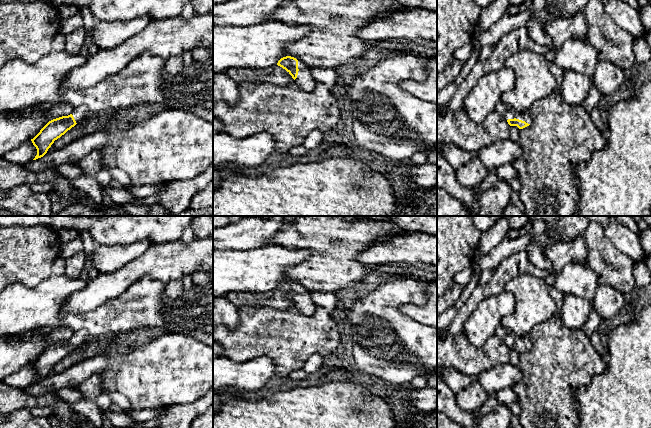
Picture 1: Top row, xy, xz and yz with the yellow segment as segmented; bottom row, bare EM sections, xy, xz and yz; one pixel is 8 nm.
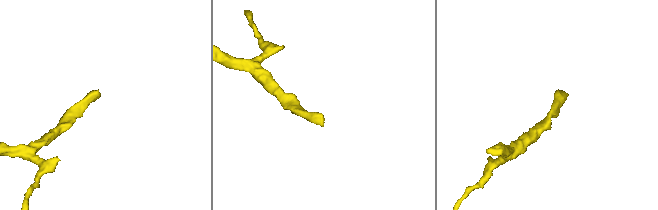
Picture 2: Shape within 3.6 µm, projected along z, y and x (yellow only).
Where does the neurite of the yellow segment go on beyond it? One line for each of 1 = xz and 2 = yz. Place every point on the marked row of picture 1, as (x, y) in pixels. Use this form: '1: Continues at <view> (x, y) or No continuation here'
1: Continues at xz (304, 80)
2: Continues at yz (511, 113)

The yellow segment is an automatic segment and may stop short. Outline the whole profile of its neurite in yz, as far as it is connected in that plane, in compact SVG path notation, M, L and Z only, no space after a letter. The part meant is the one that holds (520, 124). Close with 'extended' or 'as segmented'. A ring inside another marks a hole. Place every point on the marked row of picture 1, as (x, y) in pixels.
M509 108L505 111L504 115L510 126L517 126L519 129L523 129L529 126L532 122L530 114L527 111L517 111L513 108Z; extended

